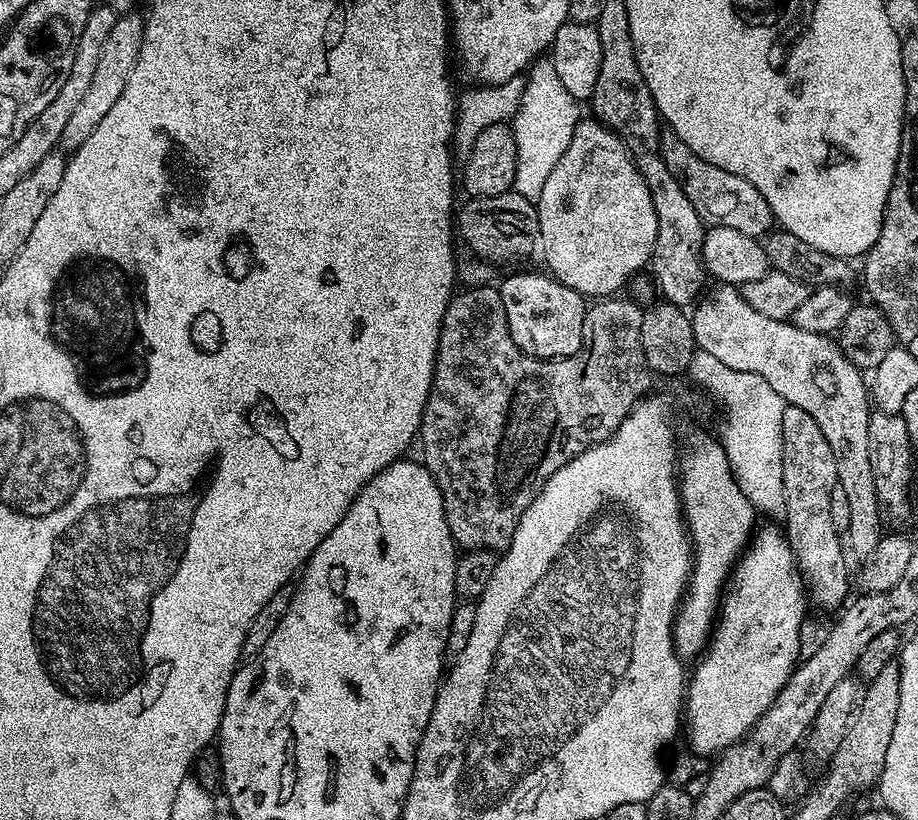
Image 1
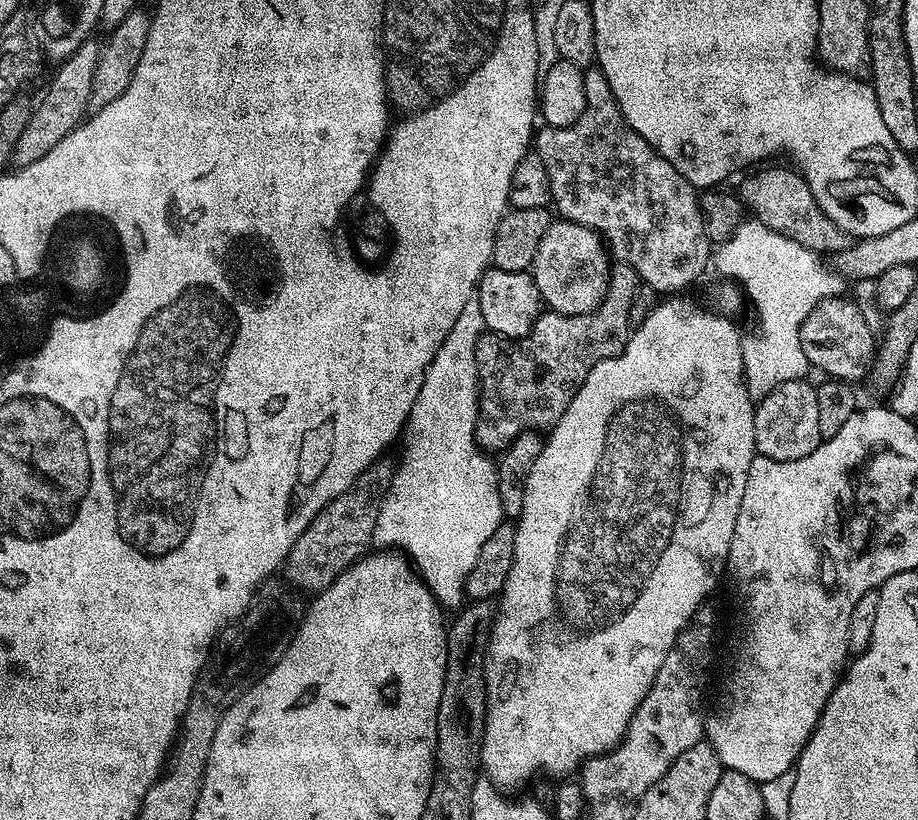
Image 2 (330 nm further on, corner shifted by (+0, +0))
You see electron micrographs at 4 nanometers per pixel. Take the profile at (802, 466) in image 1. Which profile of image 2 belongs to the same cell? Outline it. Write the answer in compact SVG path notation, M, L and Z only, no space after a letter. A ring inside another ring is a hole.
M807 379L782 382L766 398L756 404L754 414L754 442L759 455L778 462L794 462L814 454L821 438L818 432L818 394L817 385L808 384Z

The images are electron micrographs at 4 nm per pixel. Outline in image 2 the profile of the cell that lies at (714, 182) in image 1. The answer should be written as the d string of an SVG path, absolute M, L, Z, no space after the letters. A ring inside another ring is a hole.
M772 166L761 167L756 170L761 170L761 172L753 171L748 174L753 174L753 176L745 175L743 177L745 180L740 184L738 195L745 209L755 219L770 226L770 230L774 230L778 234L786 234L786 238L794 238L811 252L835 254L849 248L848 233L843 232L834 222L830 222L830 218L826 218L826 210L822 210L822 206L818 206L810 186L804 181L799 171L793 170L791 167L788 167L789 169L768 167Z

